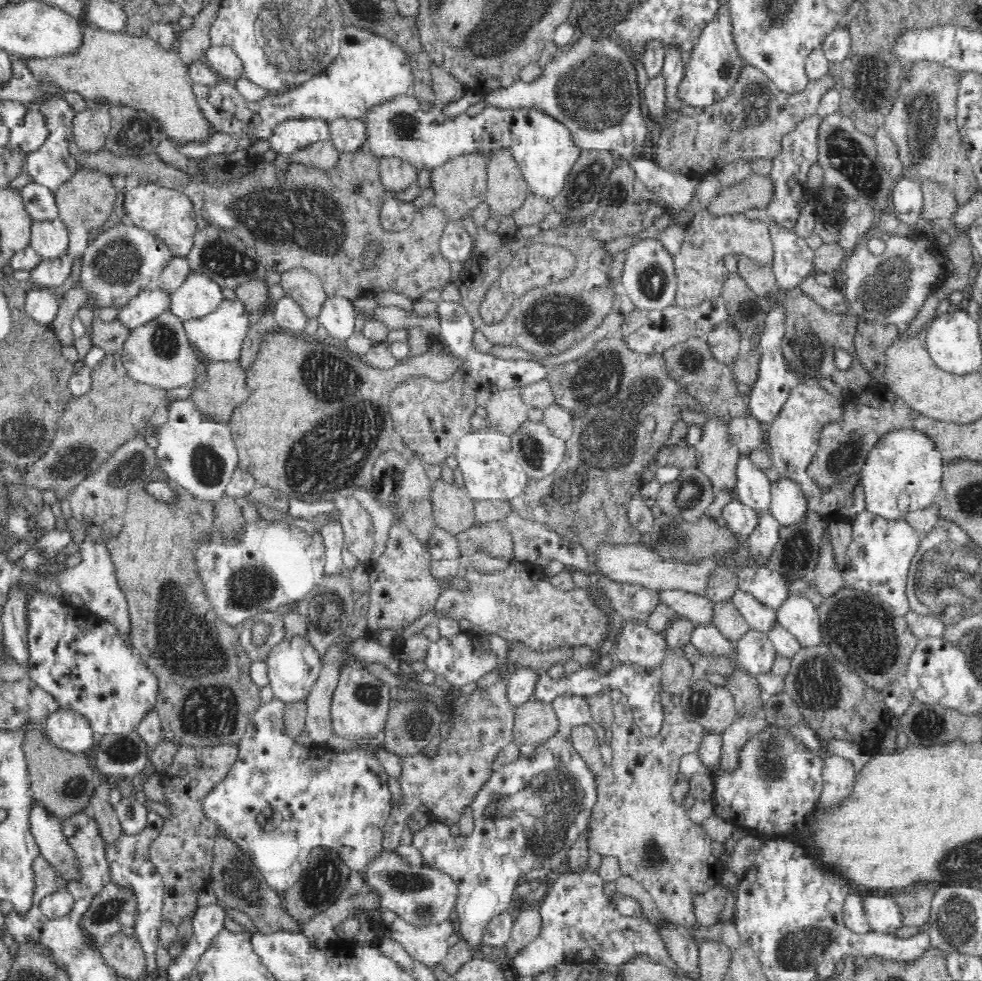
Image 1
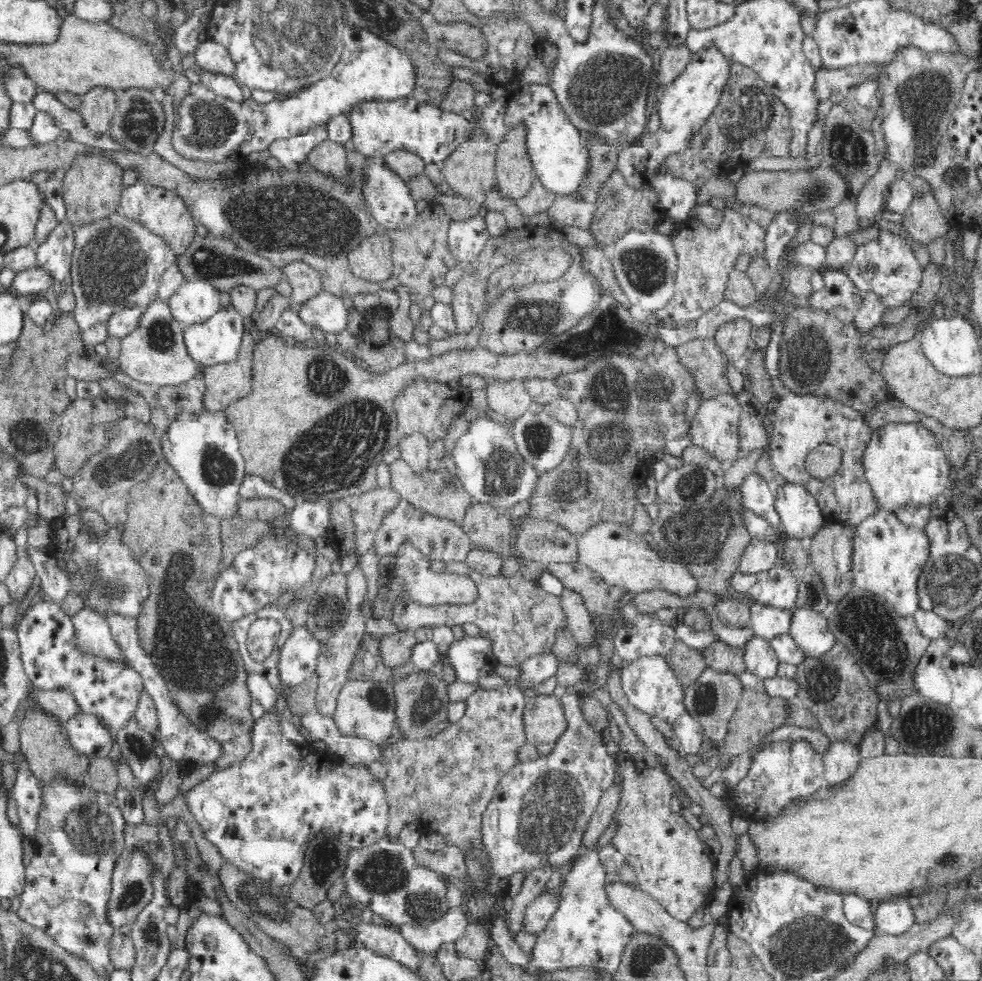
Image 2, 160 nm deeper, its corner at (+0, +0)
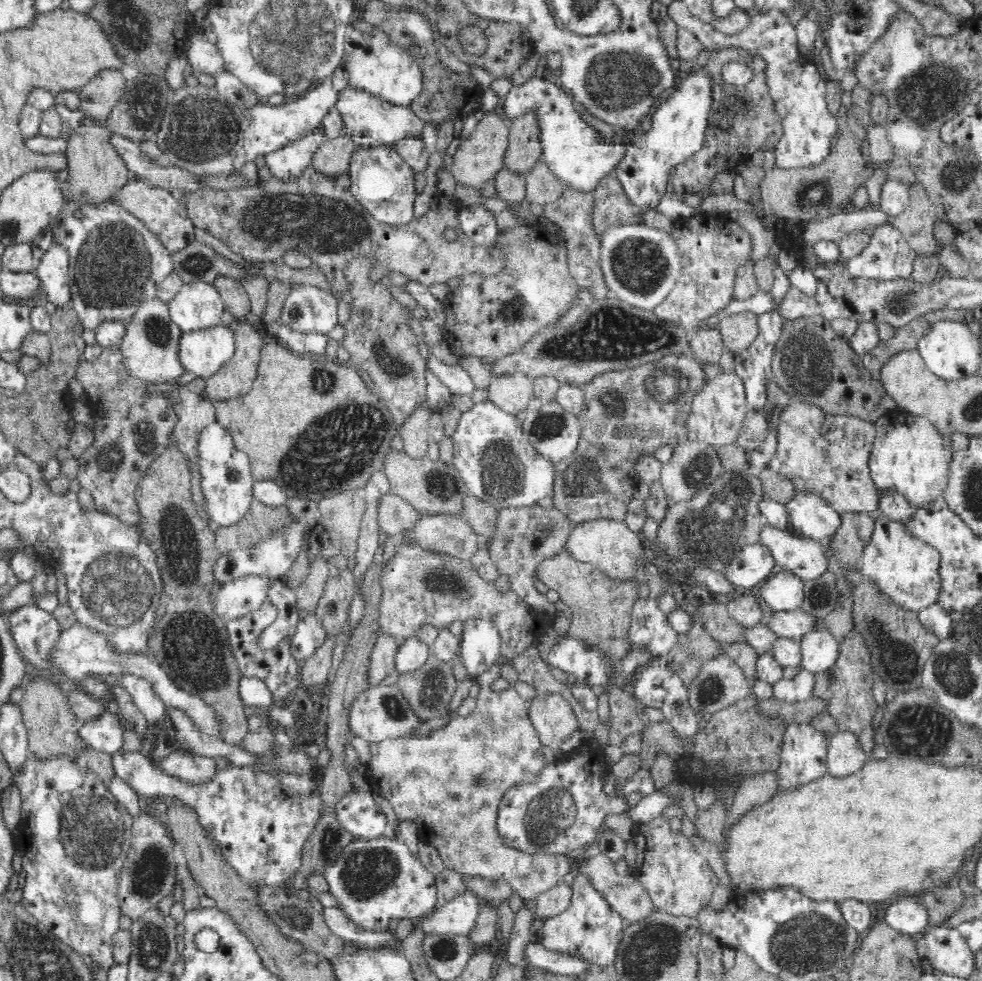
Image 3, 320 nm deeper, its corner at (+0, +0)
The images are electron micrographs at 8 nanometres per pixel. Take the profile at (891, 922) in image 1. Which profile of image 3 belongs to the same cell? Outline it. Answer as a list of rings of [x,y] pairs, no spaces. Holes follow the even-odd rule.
[[[919,894],[898,897],[884,910],[883,921],[898,934],[911,936],[928,925],[928,911]]]

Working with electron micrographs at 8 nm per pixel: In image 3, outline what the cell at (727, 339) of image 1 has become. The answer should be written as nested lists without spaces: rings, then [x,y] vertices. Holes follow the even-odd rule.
[[[747,310],[728,317],[721,323],[719,334],[723,338],[724,348],[739,356],[752,344],[759,332],[758,317]]]

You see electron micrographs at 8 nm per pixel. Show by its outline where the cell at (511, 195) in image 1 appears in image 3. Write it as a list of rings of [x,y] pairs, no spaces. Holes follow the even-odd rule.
[[[531,113],[508,124],[507,147],[502,157],[503,168],[514,175],[525,176],[541,160],[538,123]]]

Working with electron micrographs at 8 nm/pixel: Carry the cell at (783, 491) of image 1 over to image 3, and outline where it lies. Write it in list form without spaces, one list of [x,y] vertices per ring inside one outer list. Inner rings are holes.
[[[794,490],[783,507],[790,519],[789,530],[794,535],[823,542],[840,526],[840,516],[830,509],[821,495]]]

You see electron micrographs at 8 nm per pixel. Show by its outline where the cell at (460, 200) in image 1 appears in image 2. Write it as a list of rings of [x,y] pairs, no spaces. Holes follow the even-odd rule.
[[[476,134],[468,142],[461,144],[450,154],[440,165],[441,179],[455,196],[460,196],[464,200],[481,199],[487,197],[489,192],[495,188],[495,154],[497,145],[492,144],[483,136]]]

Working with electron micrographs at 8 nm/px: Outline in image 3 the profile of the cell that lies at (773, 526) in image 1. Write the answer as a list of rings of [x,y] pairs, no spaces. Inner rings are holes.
[[[756,542],[744,545],[723,574],[739,592],[753,592],[777,568],[770,550]]]

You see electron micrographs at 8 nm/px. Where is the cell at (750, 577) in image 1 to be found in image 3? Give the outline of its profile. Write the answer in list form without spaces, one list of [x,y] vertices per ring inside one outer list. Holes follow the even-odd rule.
[[[777,568],[754,592],[775,611],[800,609],[804,600],[804,581],[792,569]]]

